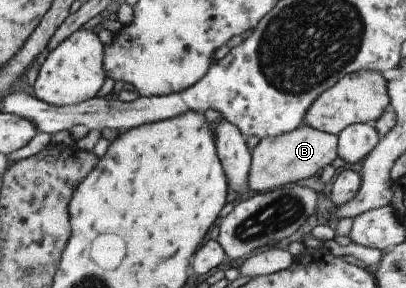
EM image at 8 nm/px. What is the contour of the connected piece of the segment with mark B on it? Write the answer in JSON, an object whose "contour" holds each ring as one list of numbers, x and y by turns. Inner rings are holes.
{"contour":[[305,123,278,136,259,139,250,151,251,163,247,174,247,189,266,192,294,184,302,178,314,176,336,158,337,136,316,130]]}

